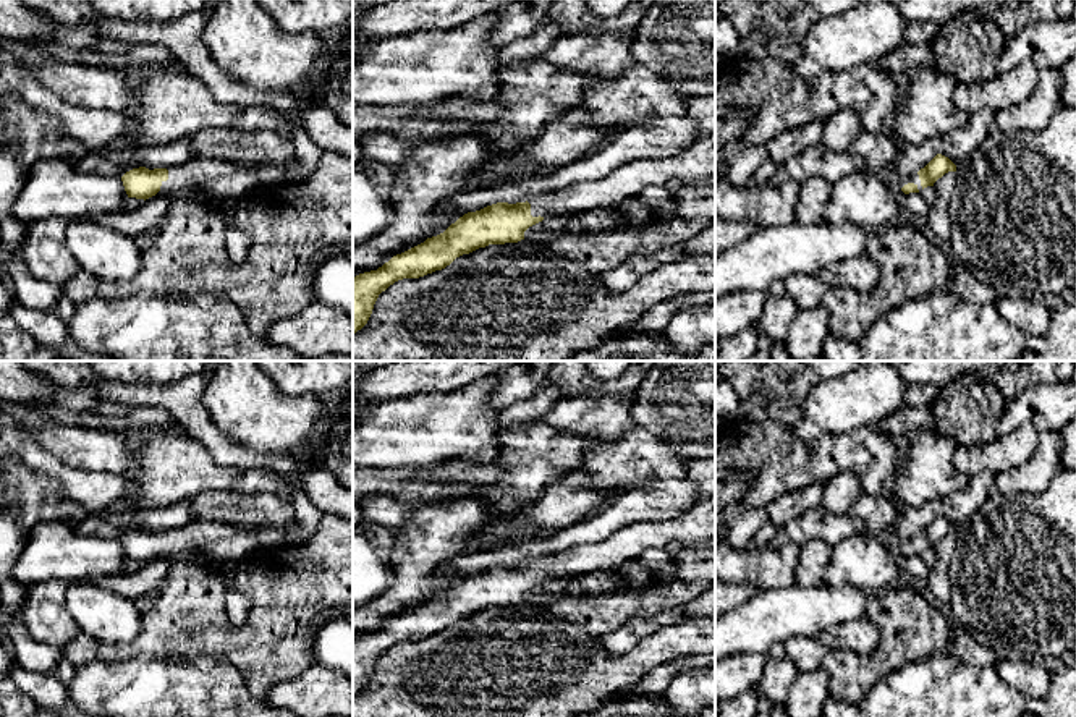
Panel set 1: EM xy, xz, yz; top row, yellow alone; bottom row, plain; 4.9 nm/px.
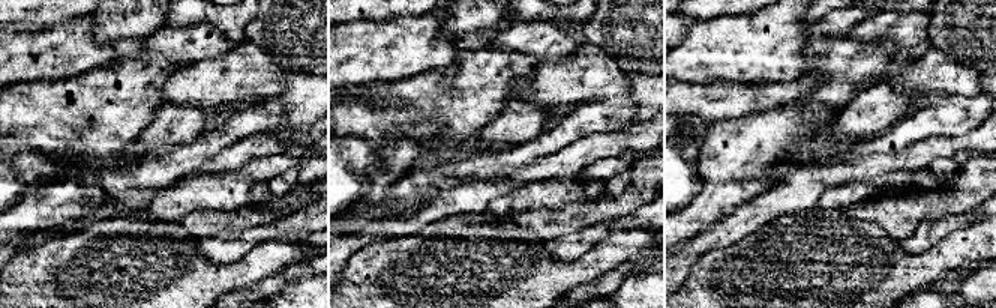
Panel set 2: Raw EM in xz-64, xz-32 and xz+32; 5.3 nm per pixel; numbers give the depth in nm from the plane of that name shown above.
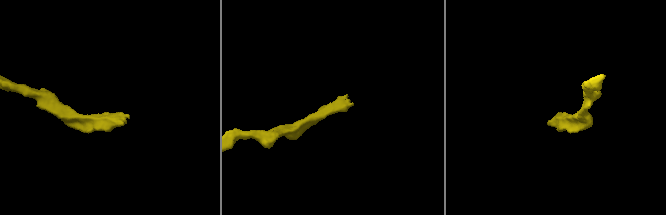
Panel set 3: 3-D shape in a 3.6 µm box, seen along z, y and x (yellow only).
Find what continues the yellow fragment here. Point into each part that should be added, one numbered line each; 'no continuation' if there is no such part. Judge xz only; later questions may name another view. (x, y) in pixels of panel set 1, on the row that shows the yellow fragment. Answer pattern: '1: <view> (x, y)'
1: xz (698, 162)

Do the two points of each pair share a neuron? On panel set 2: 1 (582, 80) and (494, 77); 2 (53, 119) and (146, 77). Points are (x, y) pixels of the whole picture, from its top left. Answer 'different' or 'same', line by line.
1: different
2: same

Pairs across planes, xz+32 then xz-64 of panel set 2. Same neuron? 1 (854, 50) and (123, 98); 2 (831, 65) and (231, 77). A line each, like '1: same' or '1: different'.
1: same
2: different

